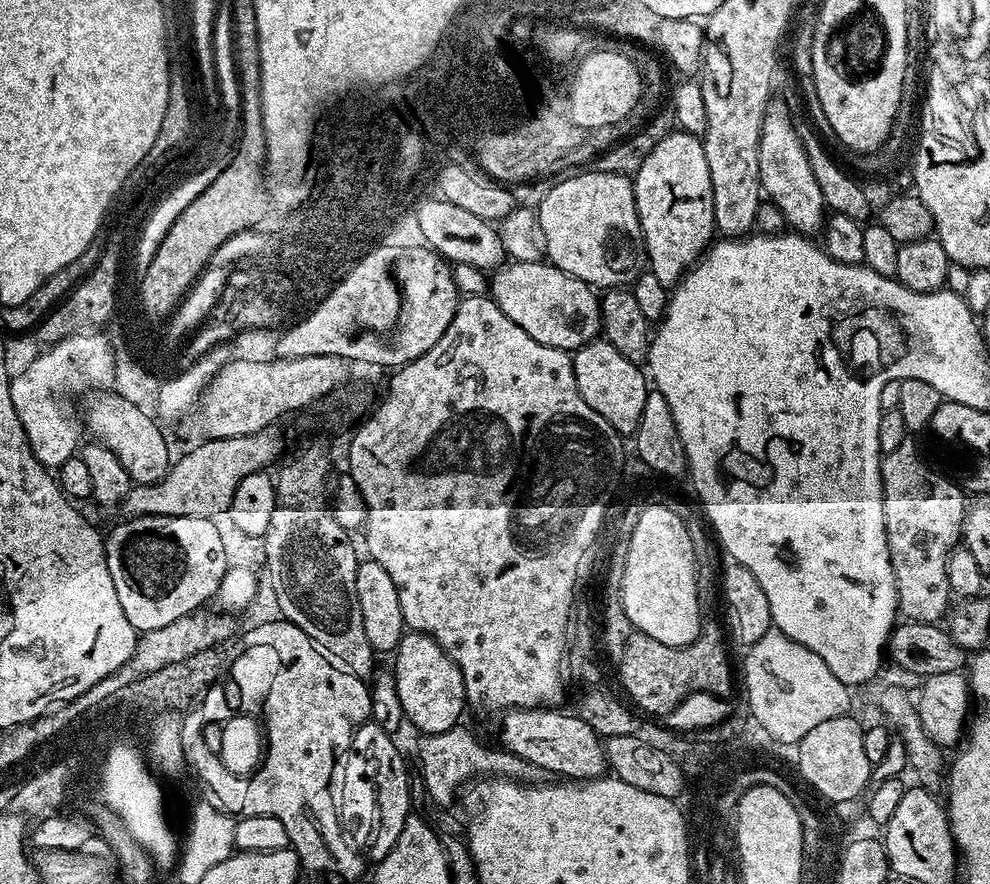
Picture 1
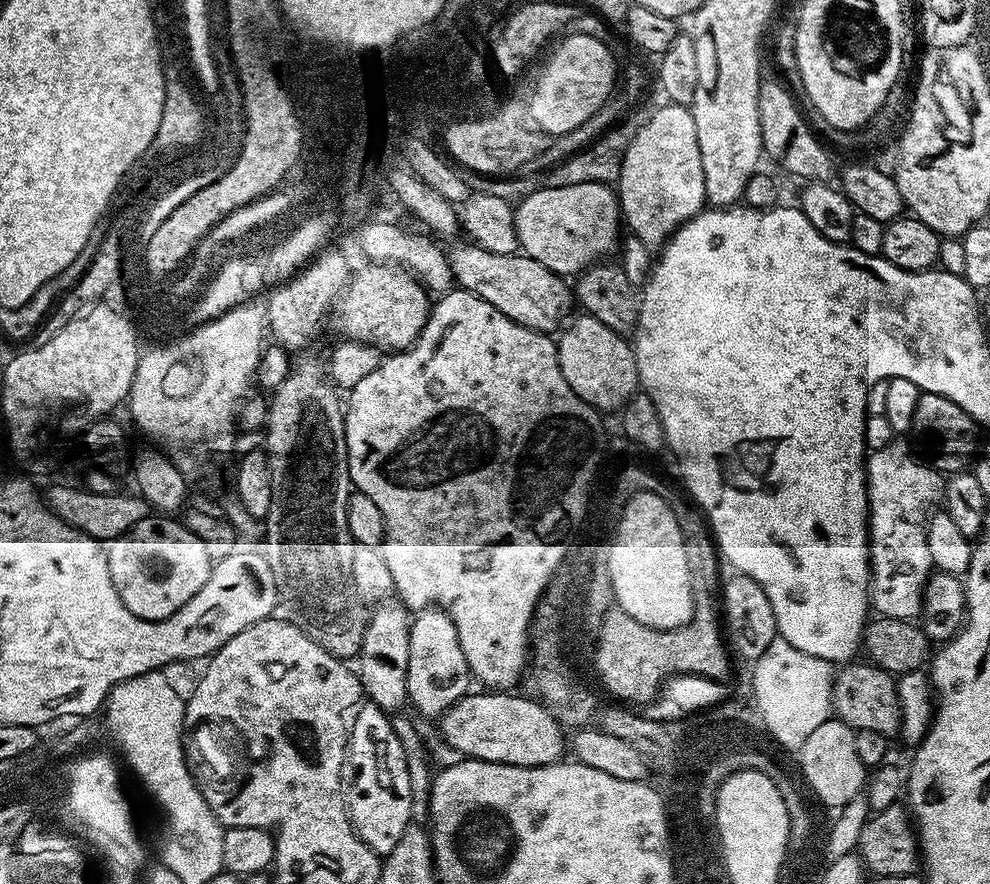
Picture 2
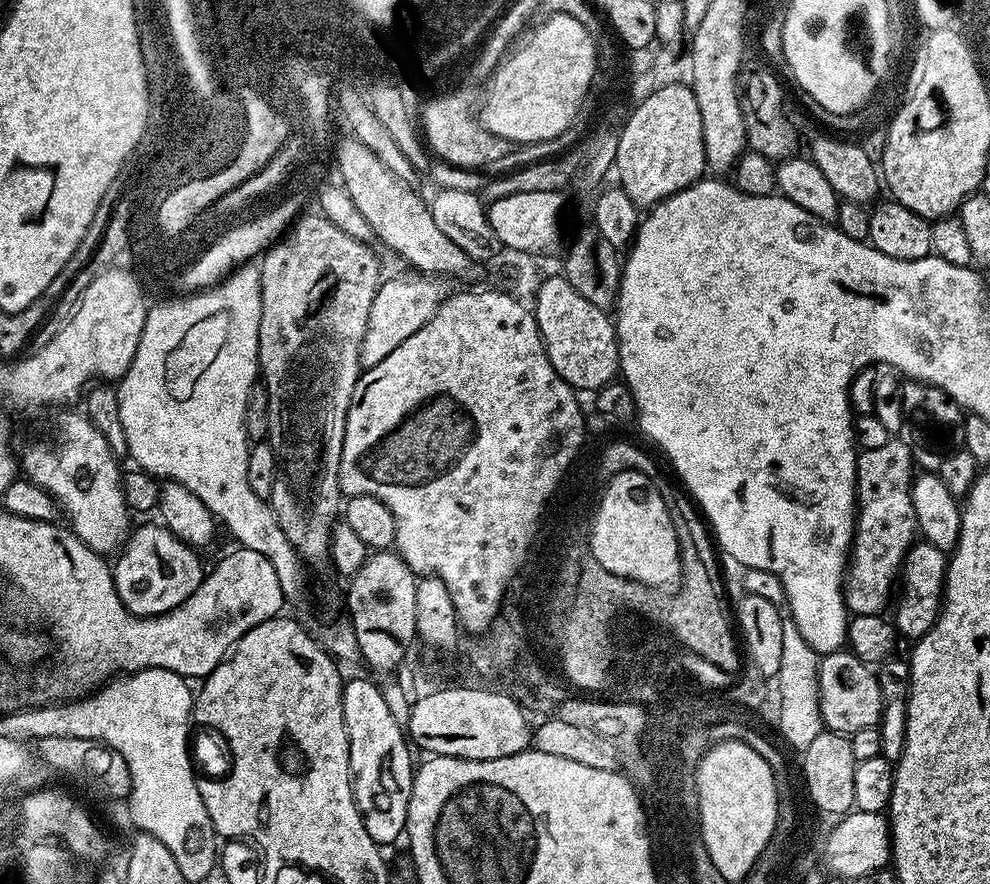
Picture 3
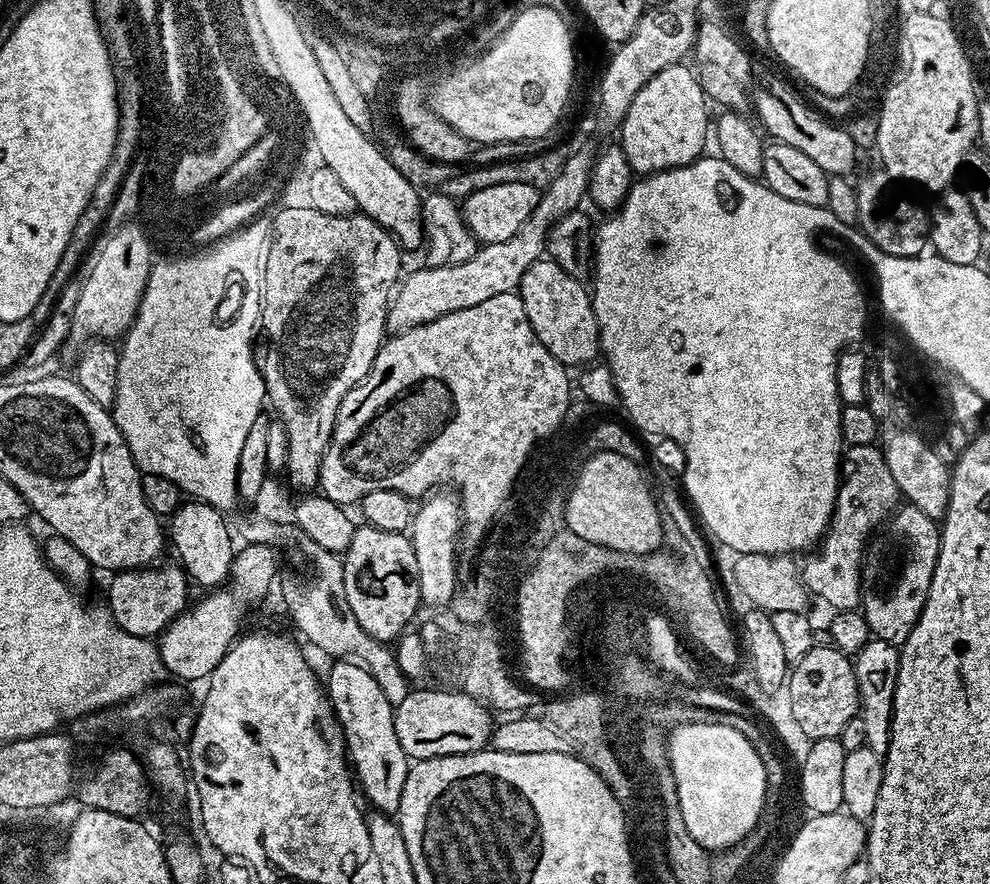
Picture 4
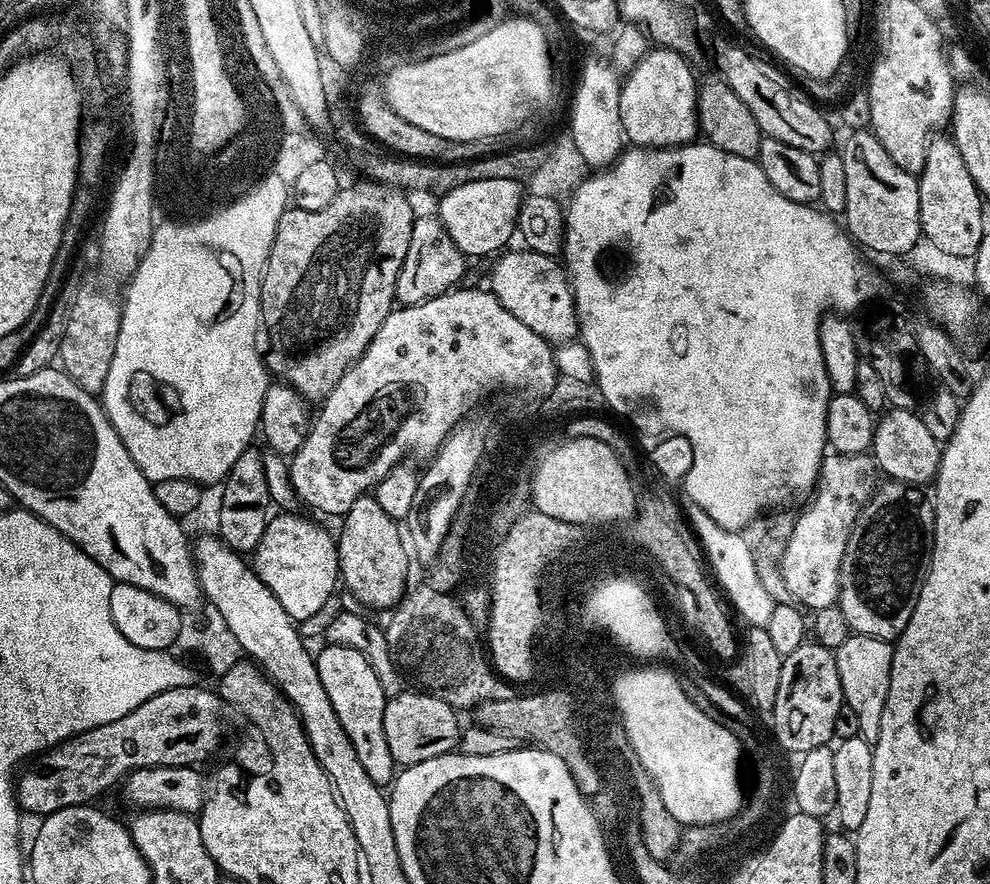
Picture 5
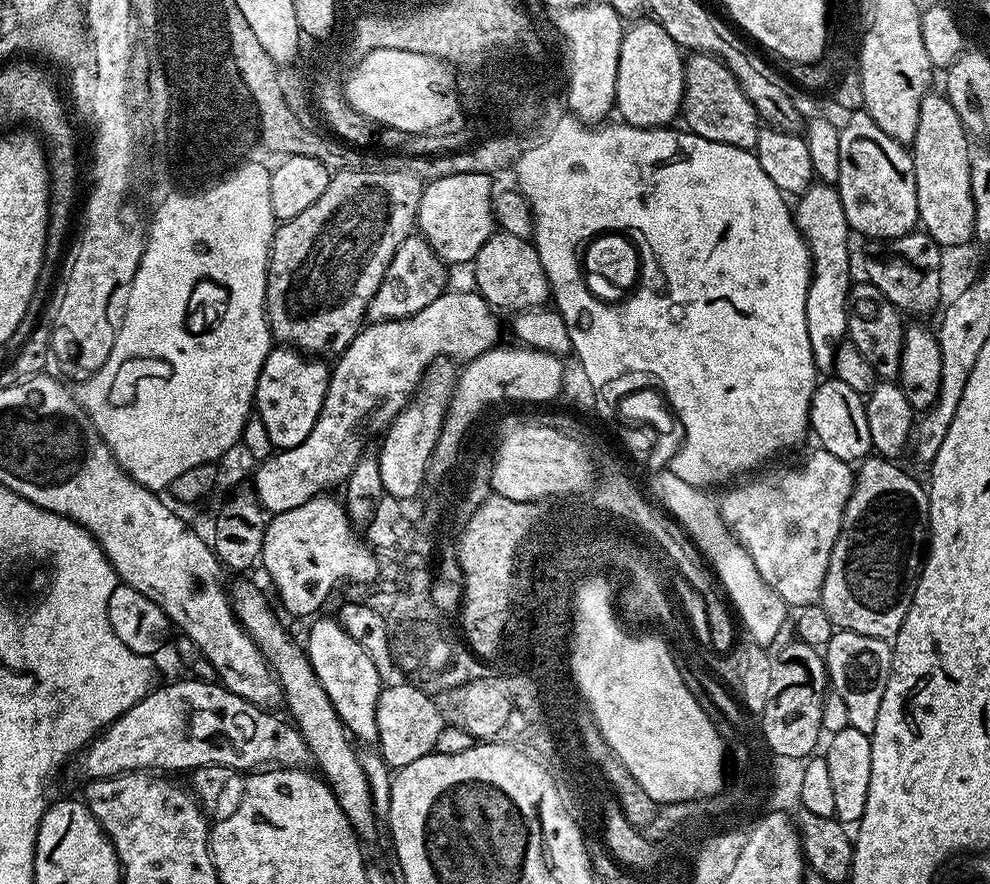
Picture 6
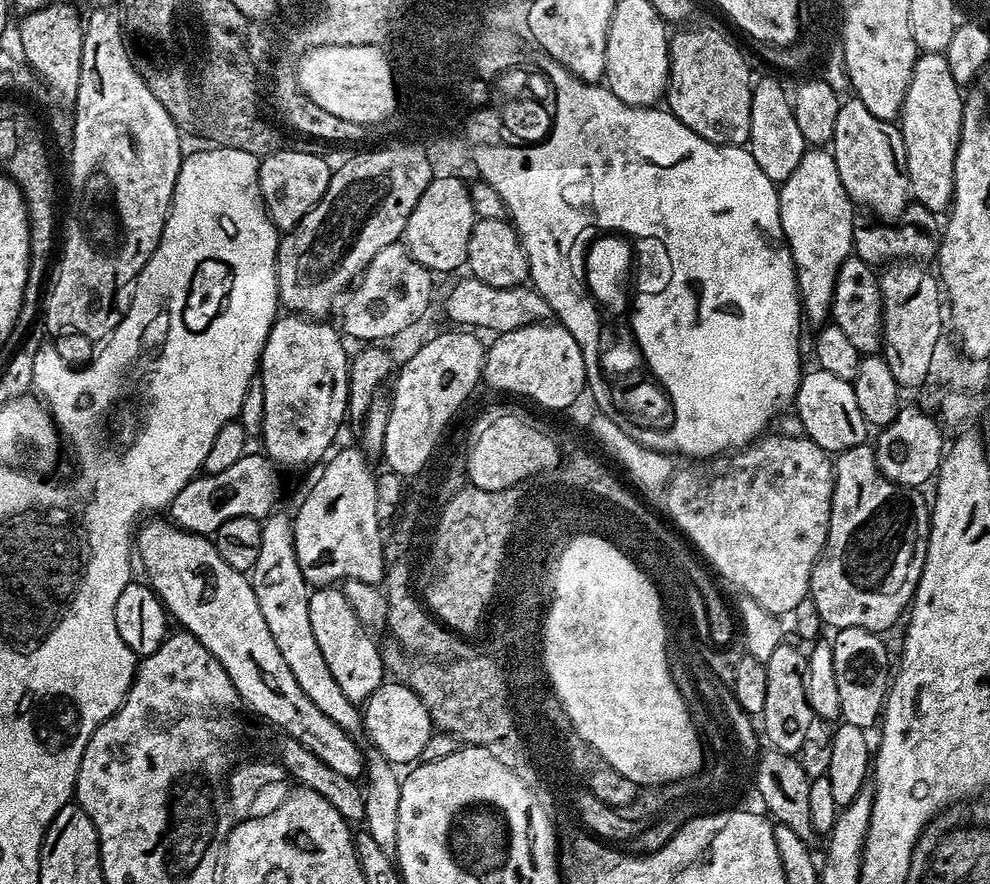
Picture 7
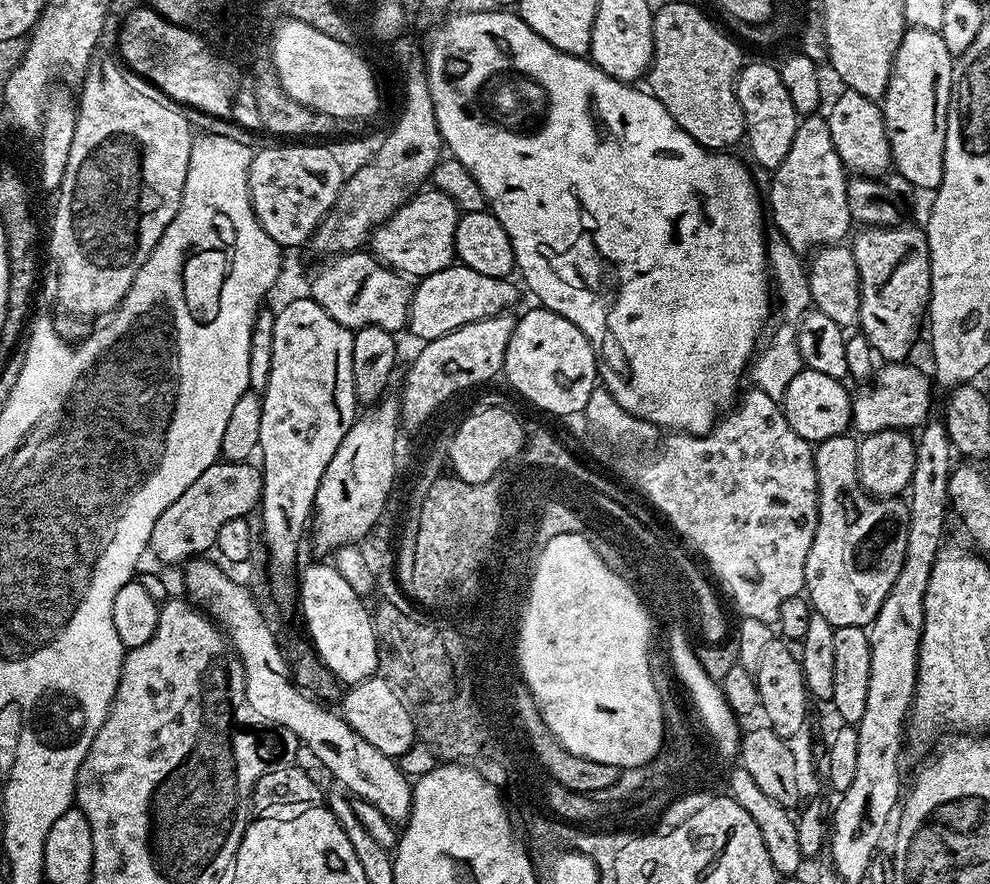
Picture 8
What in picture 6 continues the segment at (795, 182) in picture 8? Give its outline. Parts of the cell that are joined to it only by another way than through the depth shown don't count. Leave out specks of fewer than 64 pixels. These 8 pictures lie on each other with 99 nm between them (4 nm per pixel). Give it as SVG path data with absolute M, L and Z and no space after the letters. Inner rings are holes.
M814 182L805 192L799 193L797 200L800 201L794 204L796 228L812 255L812 277L806 290L806 334L810 334L810 354L814 354L817 373L828 374L834 366L834 354L838 354L838 346L848 334L848 290L854 283L854 277L848 273L852 268L852 260L848 257L850 229L846 222L846 210L842 210L842 198L833 185Z

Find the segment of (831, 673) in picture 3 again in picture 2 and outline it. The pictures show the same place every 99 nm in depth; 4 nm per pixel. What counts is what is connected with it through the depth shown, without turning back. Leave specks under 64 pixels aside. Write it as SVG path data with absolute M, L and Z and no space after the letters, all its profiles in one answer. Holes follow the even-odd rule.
M849 662L835 673L832 682L832 712L835 719L850 725L857 732L878 730L885 738L900 731L900 703L896 697L896 680L893 673L883 672L871 662Z

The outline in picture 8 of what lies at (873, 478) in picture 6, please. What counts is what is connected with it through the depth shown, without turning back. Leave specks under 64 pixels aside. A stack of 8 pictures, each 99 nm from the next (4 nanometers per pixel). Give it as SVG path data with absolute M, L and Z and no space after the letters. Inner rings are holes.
M845 434L826 438L815 445L814 455L816 458L816 477L818 478L818 522L814 530L814 542L810 542L810 554L806 554L806 570L804 571L804 586L806 589L806 599L812 605L815 615L826 618L833 628L842 626L858 626L864 628L871 625L872 619L882 610L882 602L886 602L886 594L898 582L898 574L902 574L902 562L906 558L906 538L910 530L910 510L903 499L897 497L876 497L869 495L868 491L860 484L859 478L859 450L857 441L851 440L851 435Z

